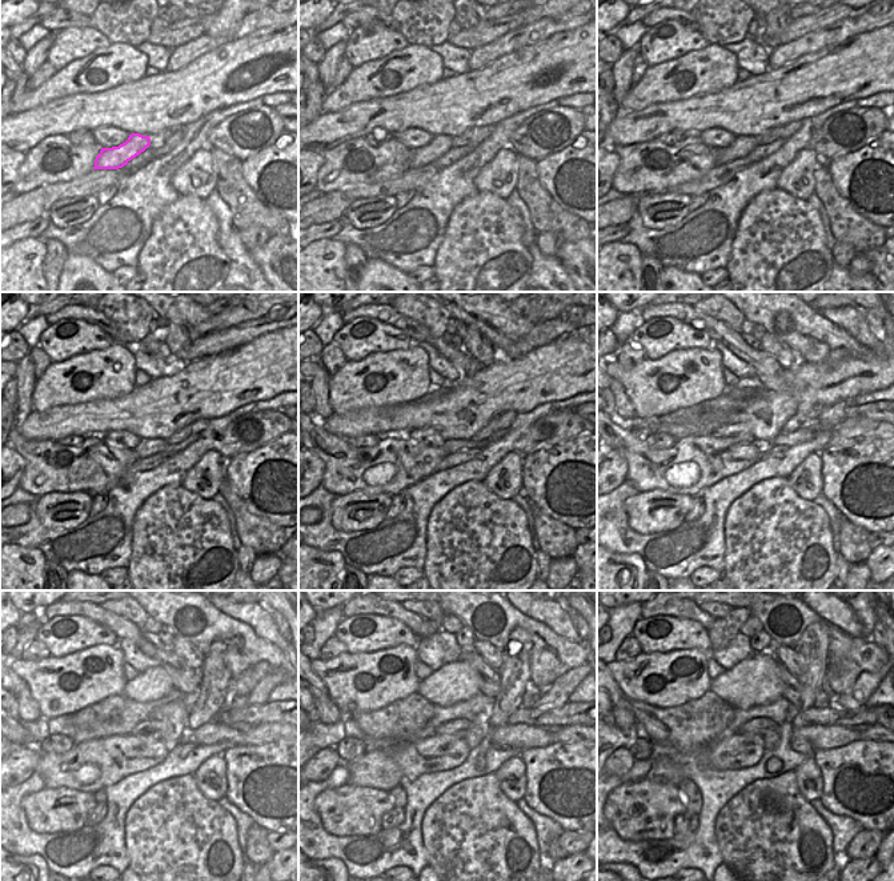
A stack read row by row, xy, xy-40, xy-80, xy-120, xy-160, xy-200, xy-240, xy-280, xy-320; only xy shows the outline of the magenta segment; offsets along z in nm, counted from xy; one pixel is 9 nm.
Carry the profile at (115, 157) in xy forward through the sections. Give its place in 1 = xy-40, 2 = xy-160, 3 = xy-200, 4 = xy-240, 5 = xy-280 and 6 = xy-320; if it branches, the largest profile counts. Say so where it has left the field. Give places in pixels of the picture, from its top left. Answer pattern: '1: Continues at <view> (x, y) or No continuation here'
1: Continues at xy-40 (439, 145)
2: Continues at xy-160 (450, 447)
3: Continues at xy-200 (800, 436)
4: Continues at xy-240 (211, 733)
5: Continues at xy-280 (520, 736)
6: Continues at xy-320 (821, 737)

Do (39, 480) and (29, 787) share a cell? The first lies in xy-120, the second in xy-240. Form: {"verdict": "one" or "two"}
{"verdict": "two"}

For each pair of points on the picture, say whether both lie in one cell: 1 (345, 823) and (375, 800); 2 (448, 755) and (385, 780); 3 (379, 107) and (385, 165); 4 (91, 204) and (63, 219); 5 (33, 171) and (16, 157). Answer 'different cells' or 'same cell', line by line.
1: same cell
2: same cell
3: different cells
4: same cell
5: different cells

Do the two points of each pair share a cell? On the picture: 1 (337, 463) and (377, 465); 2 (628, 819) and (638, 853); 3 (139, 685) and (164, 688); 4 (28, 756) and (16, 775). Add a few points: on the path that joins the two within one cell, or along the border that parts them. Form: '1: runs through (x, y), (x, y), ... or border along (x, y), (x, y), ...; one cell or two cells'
1: runs through (347, 464), (368, 467); one cell
2: border along (610, 824), (625, 840), (665, 840); two cells
3: runs through (145, 685), (157, 685); one cell
4: runs through (24, 760), (16, 771); one cell

